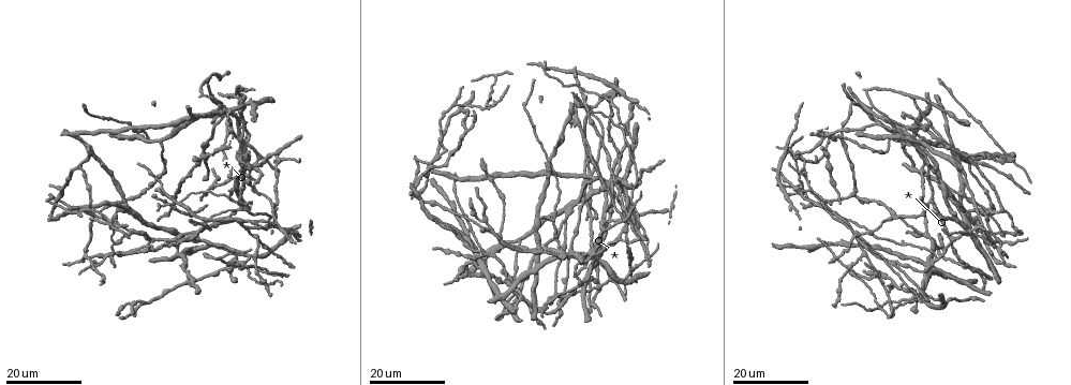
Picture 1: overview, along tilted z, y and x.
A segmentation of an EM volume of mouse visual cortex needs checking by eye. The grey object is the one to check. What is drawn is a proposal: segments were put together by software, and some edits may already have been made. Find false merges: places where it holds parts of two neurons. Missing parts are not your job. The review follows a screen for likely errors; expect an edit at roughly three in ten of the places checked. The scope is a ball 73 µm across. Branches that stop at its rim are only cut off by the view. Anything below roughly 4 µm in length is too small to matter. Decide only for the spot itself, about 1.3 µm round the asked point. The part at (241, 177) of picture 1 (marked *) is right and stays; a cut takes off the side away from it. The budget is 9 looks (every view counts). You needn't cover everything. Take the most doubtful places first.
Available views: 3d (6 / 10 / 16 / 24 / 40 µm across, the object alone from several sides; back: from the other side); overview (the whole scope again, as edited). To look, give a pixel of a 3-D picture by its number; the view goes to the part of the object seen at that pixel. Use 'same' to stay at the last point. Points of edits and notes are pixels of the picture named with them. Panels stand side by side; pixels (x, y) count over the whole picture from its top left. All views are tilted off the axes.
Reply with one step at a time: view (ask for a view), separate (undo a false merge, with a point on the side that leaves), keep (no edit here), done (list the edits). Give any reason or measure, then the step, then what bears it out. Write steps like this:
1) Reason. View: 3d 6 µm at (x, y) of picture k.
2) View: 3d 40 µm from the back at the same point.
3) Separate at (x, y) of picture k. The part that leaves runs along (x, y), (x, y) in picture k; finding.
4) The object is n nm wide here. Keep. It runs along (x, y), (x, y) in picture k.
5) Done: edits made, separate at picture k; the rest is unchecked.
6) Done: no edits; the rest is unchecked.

Small branch off a trunk. View: 3d 24 µm at (968, 230) of picture 1.

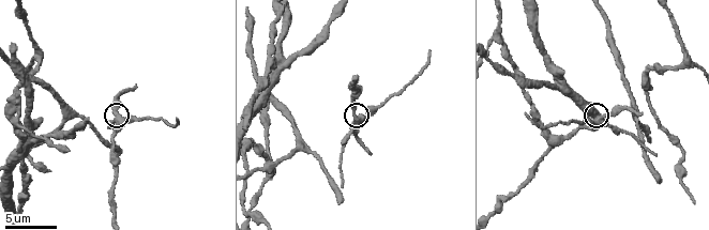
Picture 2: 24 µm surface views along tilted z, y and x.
View: 3d 10 µm at (121, 120) of picture 2.

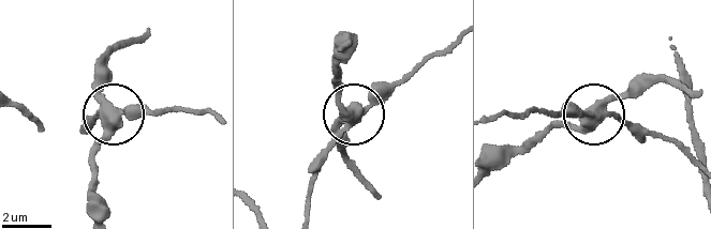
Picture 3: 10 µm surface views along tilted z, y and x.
The side arm is 7 µm long. Separate at (330, 150) of picture 3. The part that leaves runs along (112, 117), (176, 110), (213, 117) in picture 3; a second neuron is stuck on.

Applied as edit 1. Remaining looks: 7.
View: 3d 16 µm at (428, 175) of picture 1.

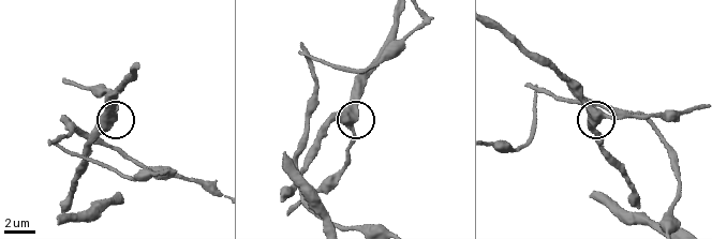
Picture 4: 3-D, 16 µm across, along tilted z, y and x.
View: 3d 6 µm at (602, 114) of picture 4.

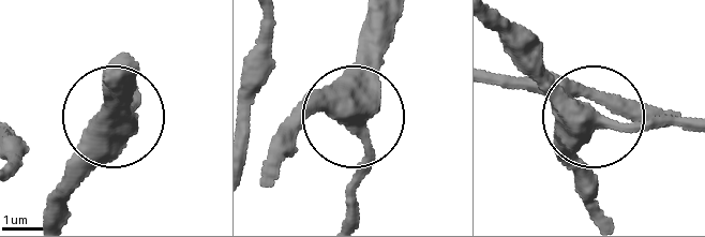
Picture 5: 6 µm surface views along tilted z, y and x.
Keep. It runs along (279, 162), (314, 106), (339, 113), (371, 157), (350, 211) in picture 5; continuous, no second neuron.

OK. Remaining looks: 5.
View: 3d 24 µm at (592, 252) of picture 1.

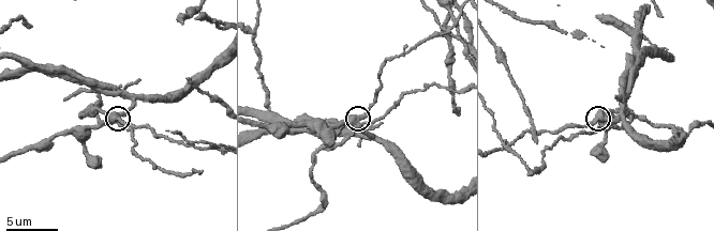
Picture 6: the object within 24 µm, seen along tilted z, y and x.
Zoom in. View: 3d 6 µm at (356, 115) of picture 6.

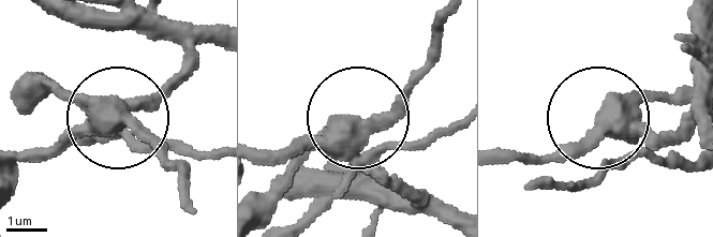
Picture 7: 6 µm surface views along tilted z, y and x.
From behind. View: 3d 6 µm from the back at (600, 126) of picture 7.

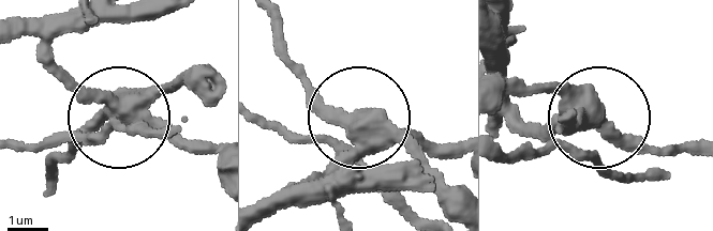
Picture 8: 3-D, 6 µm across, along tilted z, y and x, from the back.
The object is 430 nm wide here. Separate at (74, 140) of picture 8. The part that leaves runs along (122, 114), (95, 132), (19, 148) in picture 8; two neurons meet here.

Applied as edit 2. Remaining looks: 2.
Done: edits made, separate at picture 3, separate at picture 8; the rest is unchecked.

